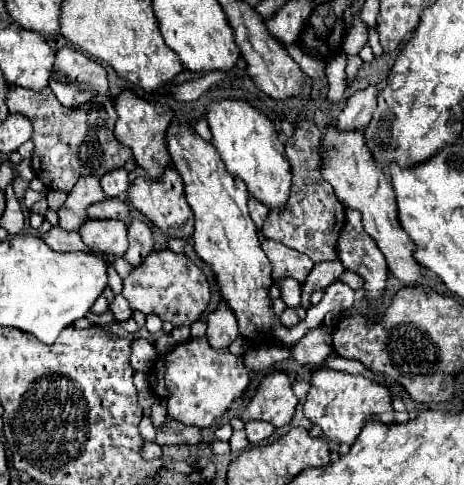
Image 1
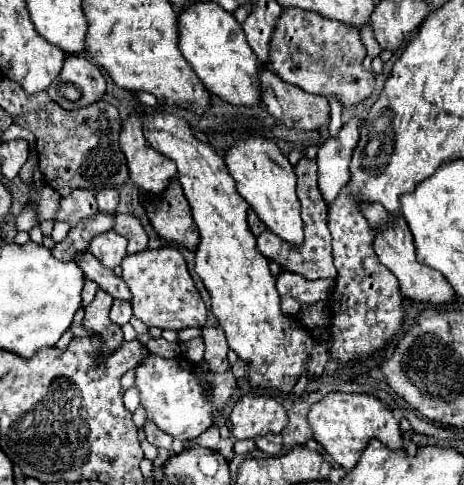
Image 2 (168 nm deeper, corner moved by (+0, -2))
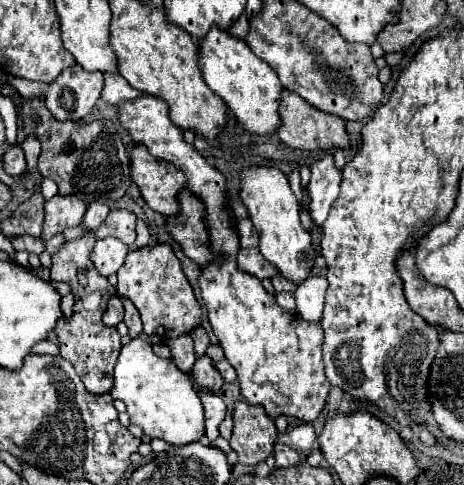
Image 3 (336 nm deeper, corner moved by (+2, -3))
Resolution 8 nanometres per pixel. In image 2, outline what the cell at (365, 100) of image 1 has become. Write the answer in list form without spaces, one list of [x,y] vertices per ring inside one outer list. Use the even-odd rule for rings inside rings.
[[[359,118],[349,120],[341,126],[337,138],[329,138],[317,154],[319,164],[319,190],[327,202],[333,202],[341,188],[349,182],[349,162],[353,154],[353,146],[359,140]]]

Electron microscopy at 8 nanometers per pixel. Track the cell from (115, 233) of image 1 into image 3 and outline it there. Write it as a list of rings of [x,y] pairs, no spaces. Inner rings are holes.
[[[107,237],[95,243],[95,249],[91,251],[91,261],[95,265],[95,269],[99,271],[99,275],[109,277],[113,273],[119,271],[119,267],[125,263],[125,255],[127,255],[129,247],[125,247],[125,243],[121,243],[119,239]]]

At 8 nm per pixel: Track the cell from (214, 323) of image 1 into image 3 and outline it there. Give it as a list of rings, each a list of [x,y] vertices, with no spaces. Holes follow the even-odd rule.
[[[207,355],[195,361],[191,377],[193,377],[193,389],[195,391],[219,393],[223,387],[223,377],[219,375],[219,371],[215,371],[213,361]]]

